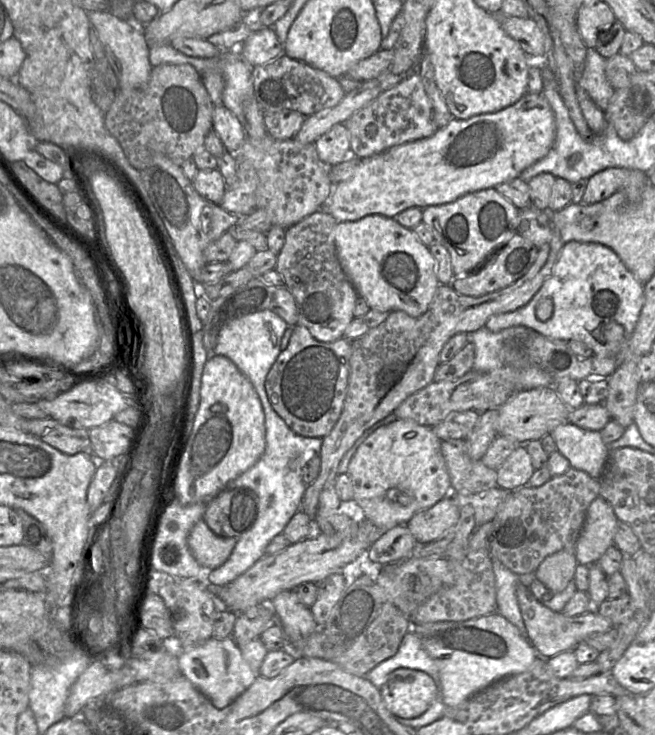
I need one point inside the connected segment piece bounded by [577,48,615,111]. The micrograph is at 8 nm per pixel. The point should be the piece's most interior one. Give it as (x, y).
(592, 79)

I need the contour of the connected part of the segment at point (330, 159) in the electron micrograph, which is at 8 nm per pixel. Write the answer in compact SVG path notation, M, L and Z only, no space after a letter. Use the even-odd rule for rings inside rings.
M335 124L315 142L319 158L333 166L343 162L352 152L349 132L345 124Z

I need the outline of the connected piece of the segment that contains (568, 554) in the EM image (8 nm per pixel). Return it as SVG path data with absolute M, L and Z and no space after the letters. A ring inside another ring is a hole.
M562 550L541 562L535 572L536 579L552 592L561 592L574 579L577 566L575 552Z

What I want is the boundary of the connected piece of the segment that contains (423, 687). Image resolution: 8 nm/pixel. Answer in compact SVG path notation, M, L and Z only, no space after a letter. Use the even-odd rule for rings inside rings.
M409 668L392 671L380 693L387 709L401 719L421 716L439 696L439 690L428 674Z

